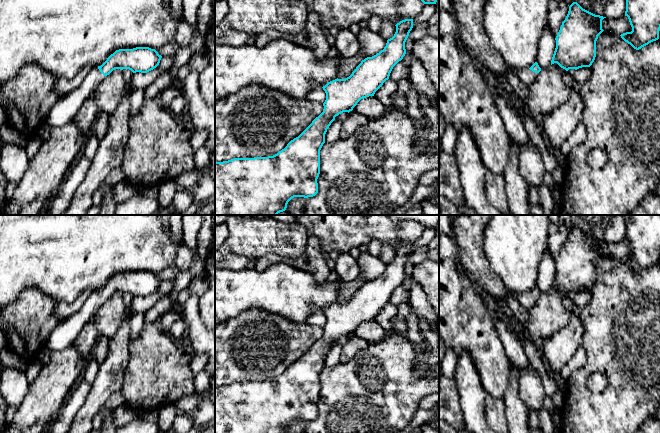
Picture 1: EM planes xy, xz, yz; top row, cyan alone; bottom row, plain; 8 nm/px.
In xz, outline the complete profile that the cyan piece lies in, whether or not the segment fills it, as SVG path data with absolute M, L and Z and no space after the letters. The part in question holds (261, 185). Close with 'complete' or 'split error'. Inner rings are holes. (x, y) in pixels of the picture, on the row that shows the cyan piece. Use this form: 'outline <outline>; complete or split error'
outline M405 19L397 23L394 36L387 40L383 50L372 57L361 61L352 74L345 79L335 79L323 86L326 100L323 112L296 138L277 154L268 157L234 158L228 161L215 161L215 215L277 215L287 208L294 197L313 197L318 193L317 179L320 174L320 150L325 143L325 134L335 117L343 112L350 112L357 103L375 92L389 79L393 67L406 54L405 42L413 28L413 19Z; complete

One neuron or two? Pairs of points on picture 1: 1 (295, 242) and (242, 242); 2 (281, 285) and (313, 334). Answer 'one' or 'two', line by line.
1: one
2: two

